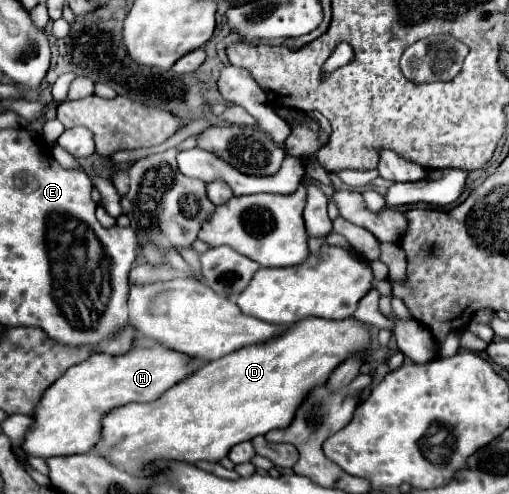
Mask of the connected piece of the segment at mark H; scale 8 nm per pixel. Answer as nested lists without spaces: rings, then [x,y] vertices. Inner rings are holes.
[[[134,347],[128,355],[90,355],[88,361],[70,367],[56,383],[52,383],[32,413],[32,427],[24,435],[20,449],[34,457],[58,457],[88,453],[98,443],[100,419],[114,407],[140,401],[148,403],[158,399],[174,383],[182,381],[196,369],[192,357],[164,349],[140,349]]]

